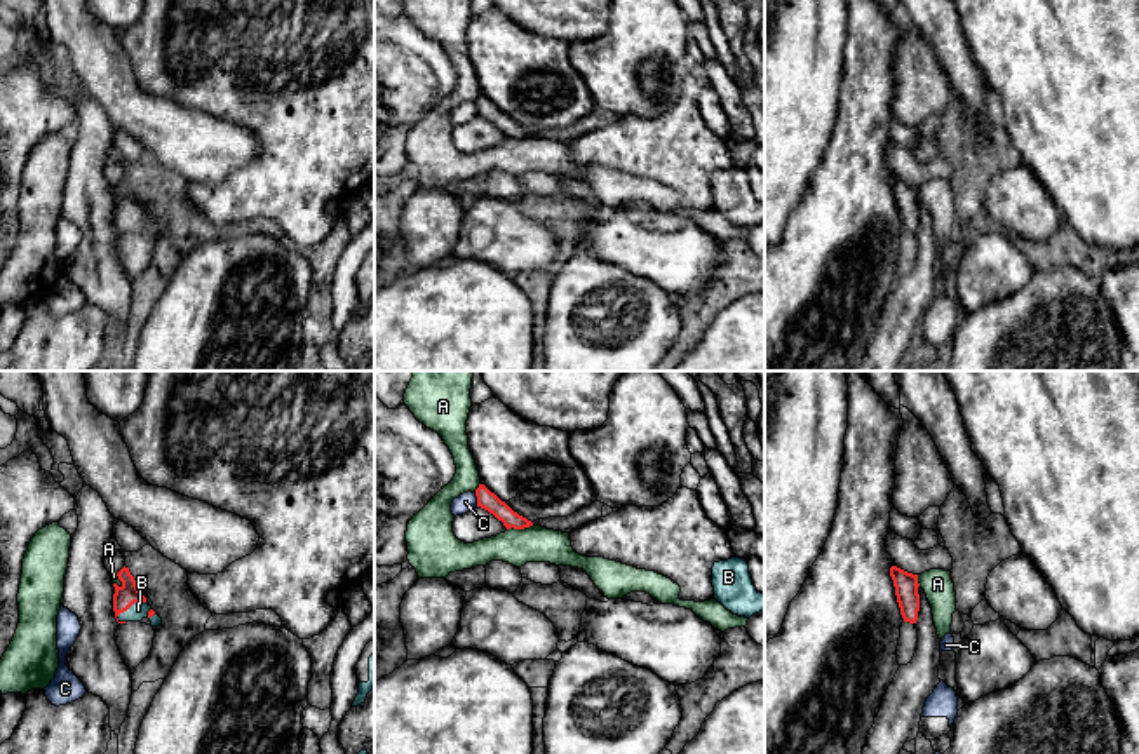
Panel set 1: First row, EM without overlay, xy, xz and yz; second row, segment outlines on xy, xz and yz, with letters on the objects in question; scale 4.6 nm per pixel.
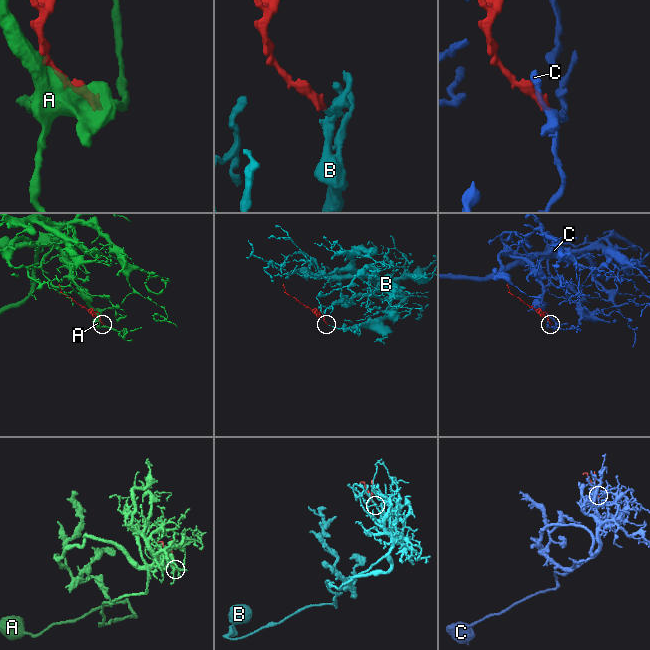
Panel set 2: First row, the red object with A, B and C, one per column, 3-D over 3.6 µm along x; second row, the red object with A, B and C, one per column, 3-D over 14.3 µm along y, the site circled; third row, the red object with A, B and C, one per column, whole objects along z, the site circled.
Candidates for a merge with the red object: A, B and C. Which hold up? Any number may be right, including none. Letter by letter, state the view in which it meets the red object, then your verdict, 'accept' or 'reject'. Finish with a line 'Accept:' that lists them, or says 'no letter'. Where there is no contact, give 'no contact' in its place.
A: xz | reject
B: xy | accept
C: xz | reject
Accept: B

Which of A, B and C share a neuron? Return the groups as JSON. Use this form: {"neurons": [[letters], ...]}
{"neurons": [["A"], ["B"], ["C"]]}

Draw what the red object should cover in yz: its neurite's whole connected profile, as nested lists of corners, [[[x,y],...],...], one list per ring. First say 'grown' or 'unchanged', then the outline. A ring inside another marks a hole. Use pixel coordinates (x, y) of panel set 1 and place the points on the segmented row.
unchanged; [[[892,566],[890,576],[893,580],[895,596],[904,622],[916,623],[920,611],[918,575]]]

